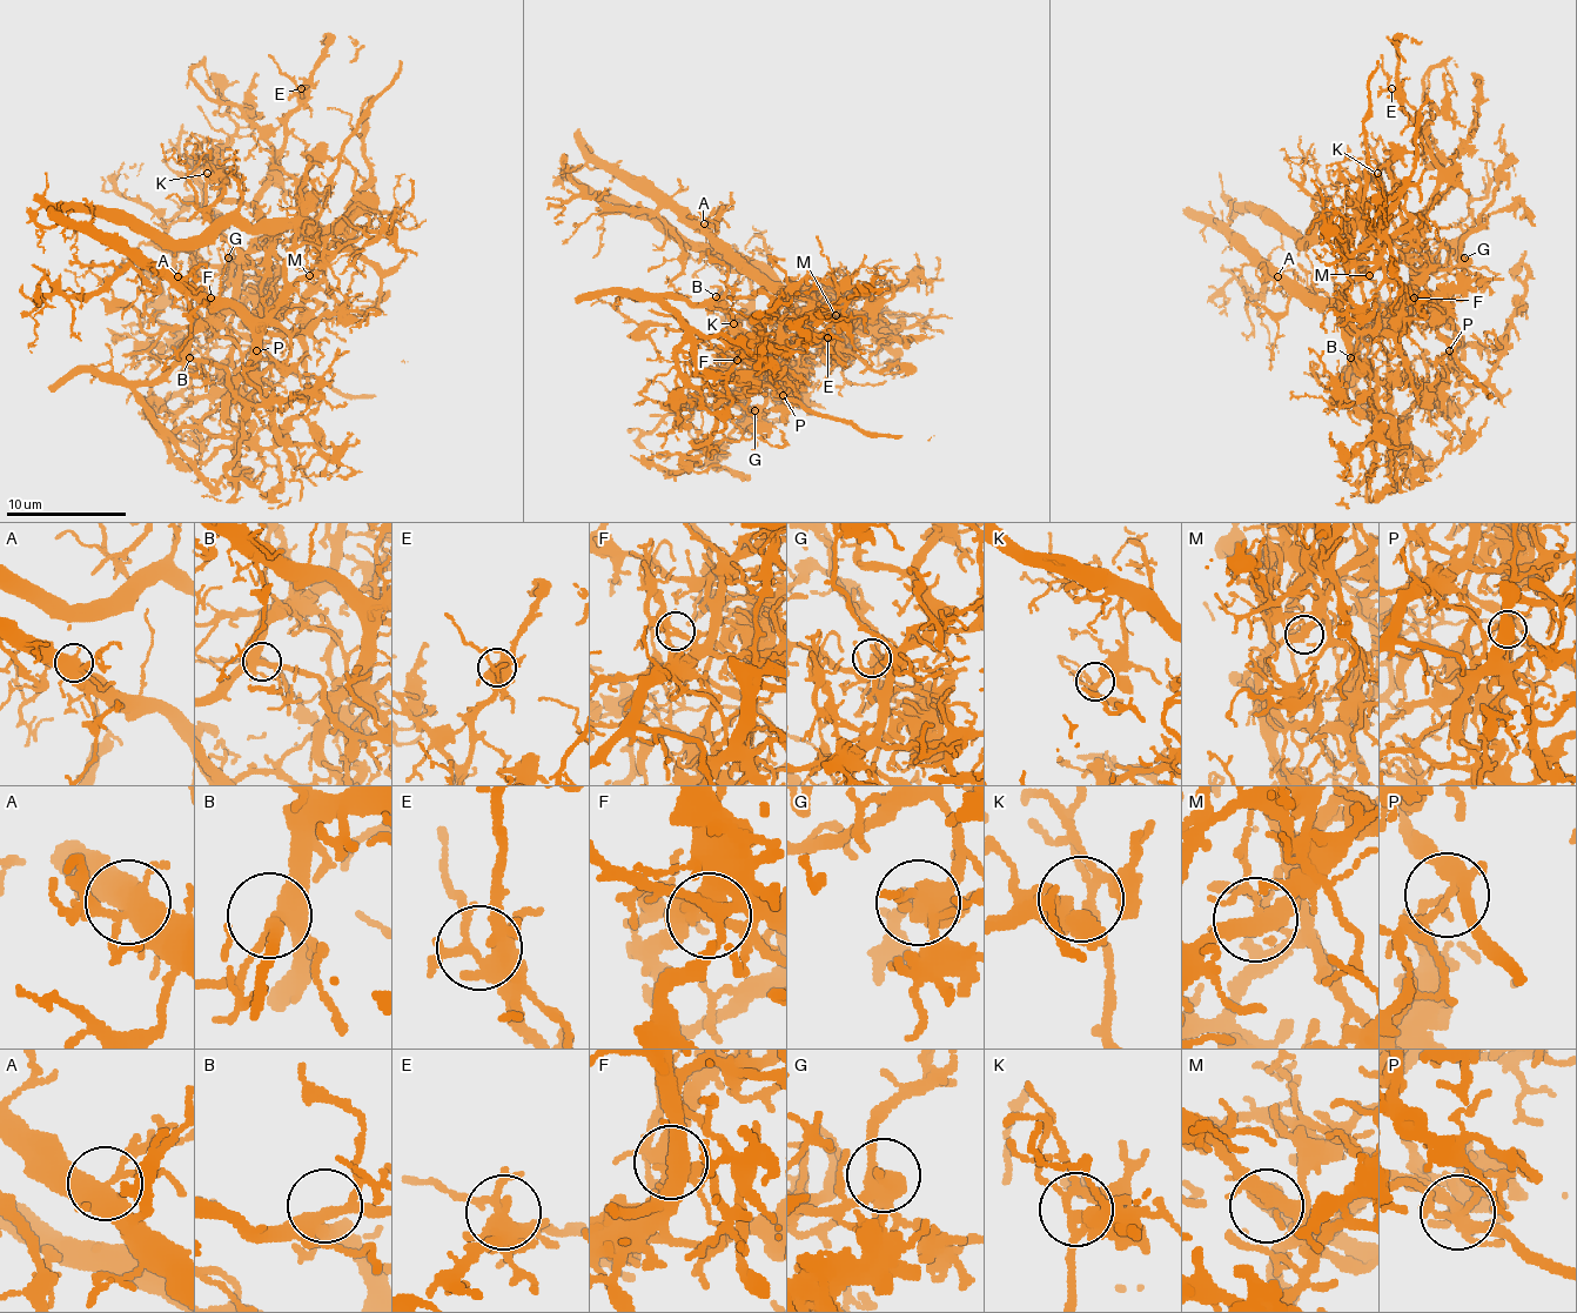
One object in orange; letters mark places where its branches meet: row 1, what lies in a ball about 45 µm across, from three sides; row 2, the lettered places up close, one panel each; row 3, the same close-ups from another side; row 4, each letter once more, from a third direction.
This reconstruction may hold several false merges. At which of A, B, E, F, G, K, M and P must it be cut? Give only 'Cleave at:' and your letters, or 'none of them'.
Cleave at: F, M, P

